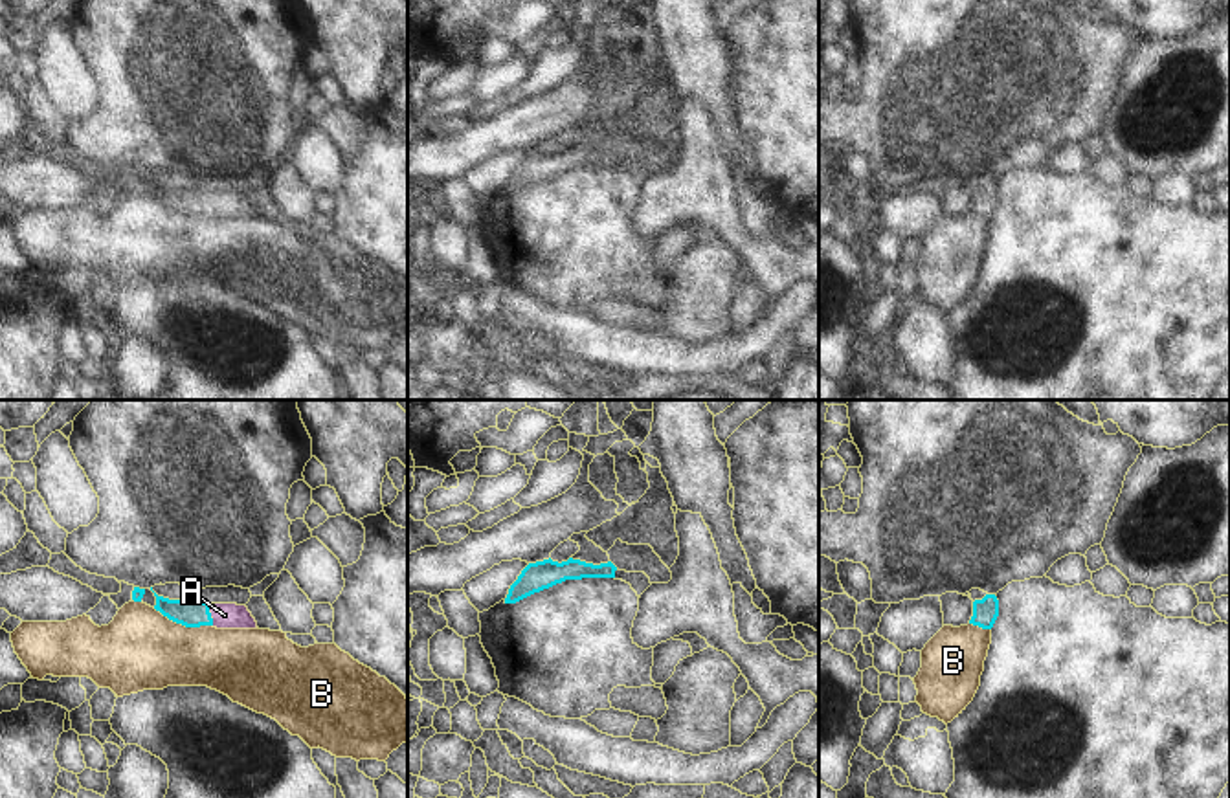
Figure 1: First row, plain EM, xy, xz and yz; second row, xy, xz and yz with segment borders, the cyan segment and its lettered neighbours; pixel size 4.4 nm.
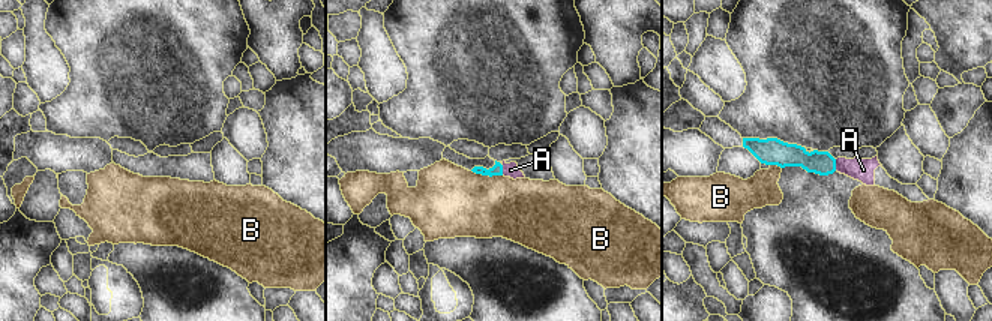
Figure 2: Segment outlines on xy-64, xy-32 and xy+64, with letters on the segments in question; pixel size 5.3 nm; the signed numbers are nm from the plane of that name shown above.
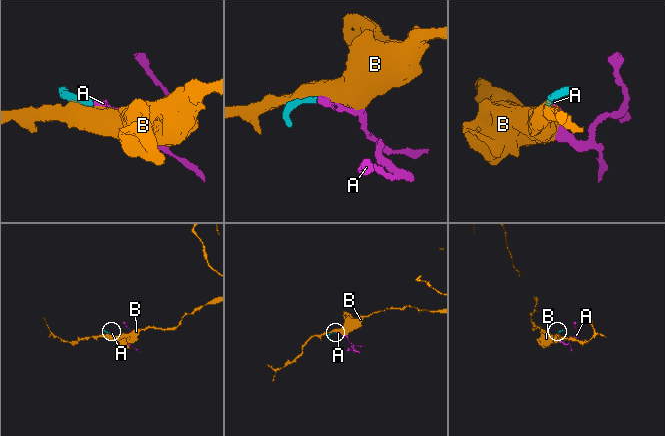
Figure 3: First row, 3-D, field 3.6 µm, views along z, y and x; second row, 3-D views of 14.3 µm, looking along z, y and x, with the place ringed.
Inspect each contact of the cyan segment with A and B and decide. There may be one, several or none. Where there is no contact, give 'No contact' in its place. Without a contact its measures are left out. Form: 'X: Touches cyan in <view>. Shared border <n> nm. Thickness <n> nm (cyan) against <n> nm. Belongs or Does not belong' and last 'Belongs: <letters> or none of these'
A: Touches cyan in xy. Shared border 100 nm. Thickness 130 nm (cyan) against 110 nm. Belongs
B: Touches cyan in xy. Shared border 280 nm. Thickness 130 nm (cyan) against 360 nm. Does not belong
Belongs: A.

